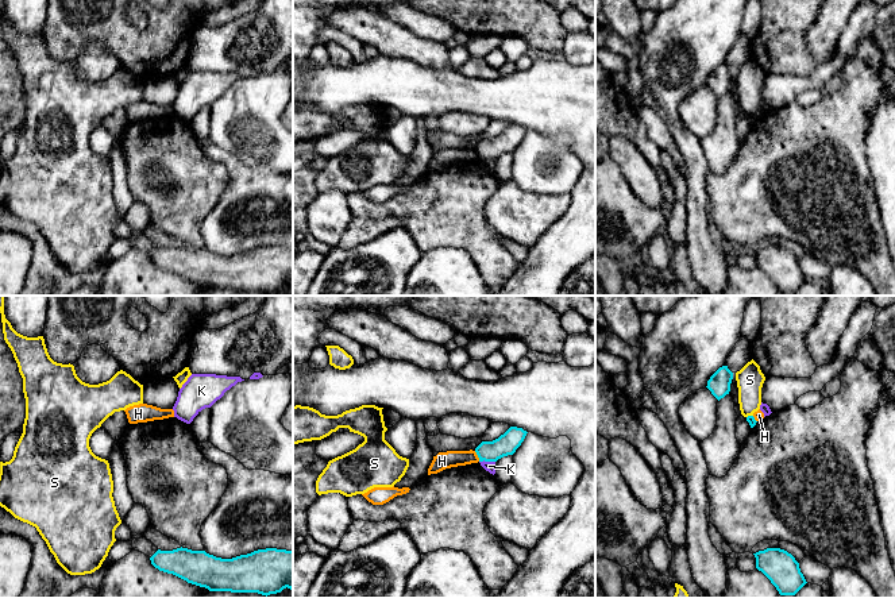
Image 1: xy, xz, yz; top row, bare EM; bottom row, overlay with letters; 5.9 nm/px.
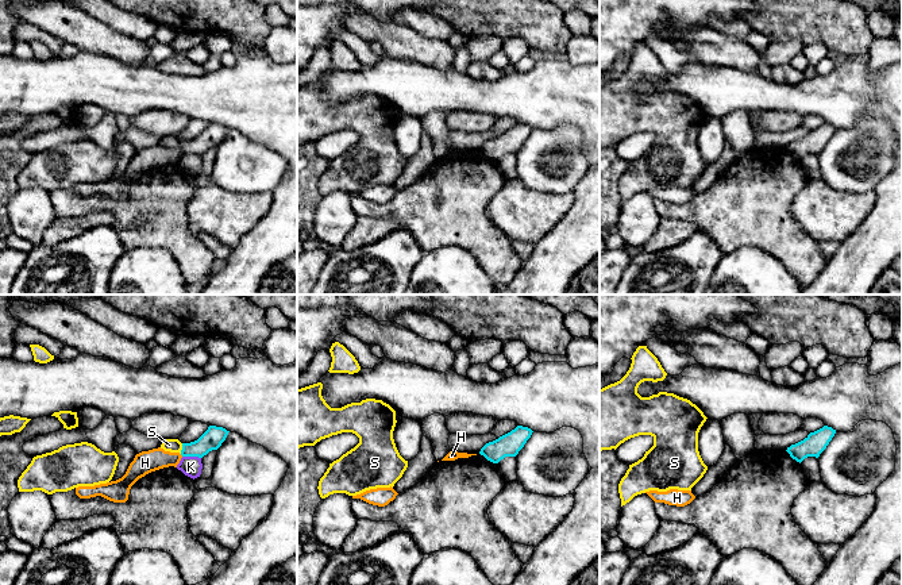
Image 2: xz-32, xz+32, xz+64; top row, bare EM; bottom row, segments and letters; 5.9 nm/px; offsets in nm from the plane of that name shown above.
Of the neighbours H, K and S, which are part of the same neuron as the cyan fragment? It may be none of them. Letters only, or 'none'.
none

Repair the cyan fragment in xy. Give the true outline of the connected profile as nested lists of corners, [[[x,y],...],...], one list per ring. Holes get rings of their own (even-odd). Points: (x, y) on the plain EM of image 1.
[[[181,244],[158,247],[150,258],[159,269],[209,289],[258,290],[267,294],[286,285],[293,288],[293,248],[266,246],[221,256]]]

